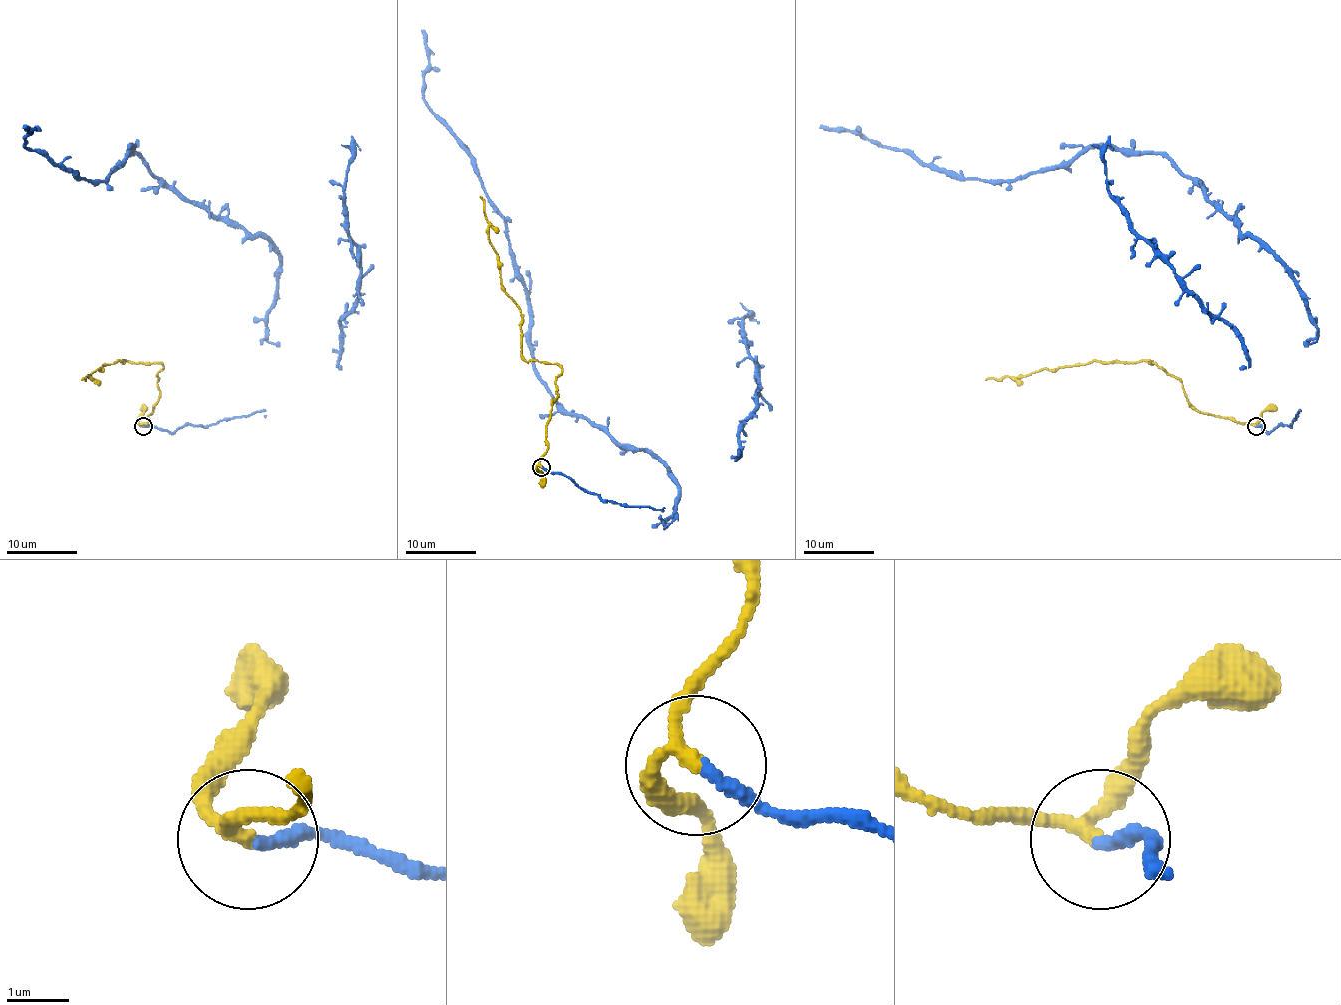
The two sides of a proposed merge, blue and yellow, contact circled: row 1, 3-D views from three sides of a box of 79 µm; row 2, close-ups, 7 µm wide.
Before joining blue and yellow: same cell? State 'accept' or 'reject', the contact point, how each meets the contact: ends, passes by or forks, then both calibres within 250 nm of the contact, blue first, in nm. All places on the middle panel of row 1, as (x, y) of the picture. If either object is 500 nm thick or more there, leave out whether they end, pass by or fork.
accept; at (541, 467); blue ends there; yellow passes by; 220 nm thick on the blue side, 190 nm on the other

